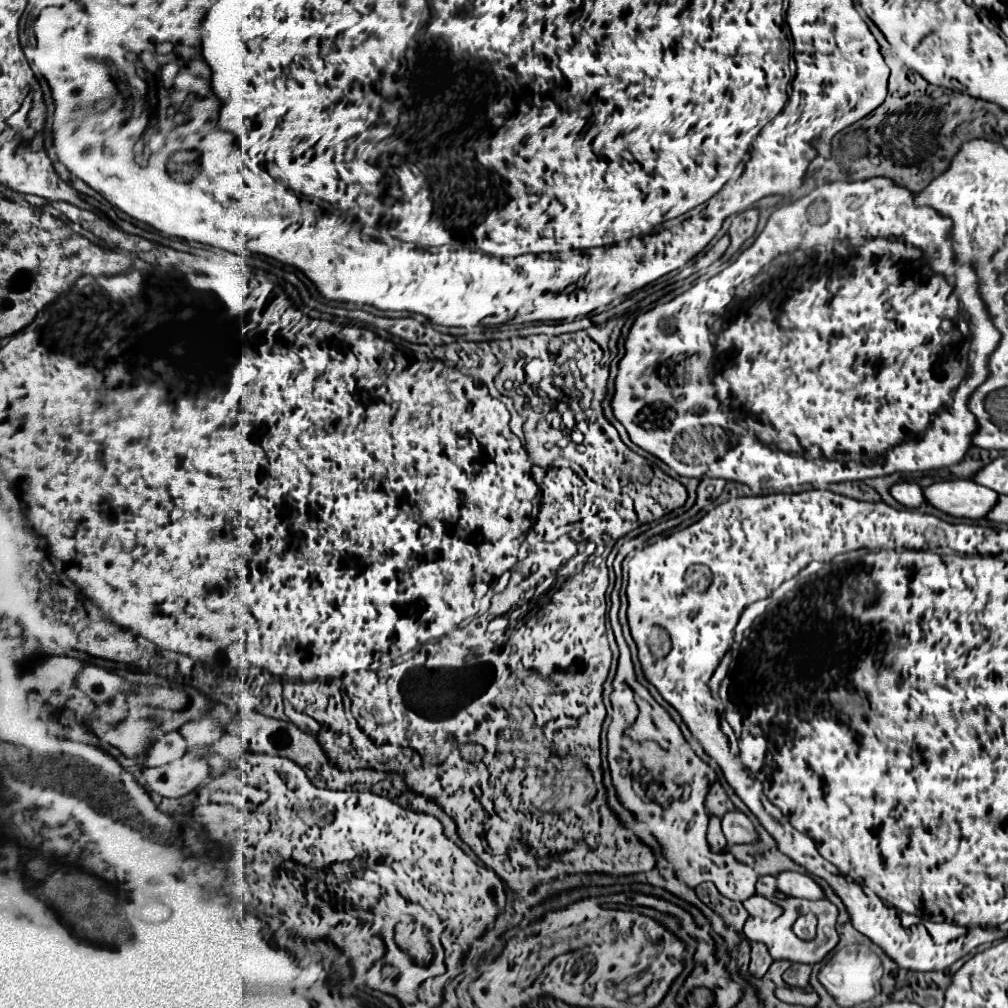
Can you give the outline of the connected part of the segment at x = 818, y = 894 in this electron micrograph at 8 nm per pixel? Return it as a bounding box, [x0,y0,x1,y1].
[776,871,824,899]

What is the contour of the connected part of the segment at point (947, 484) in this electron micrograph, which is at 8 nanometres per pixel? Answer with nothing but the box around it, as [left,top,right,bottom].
[924,479,998,519]

